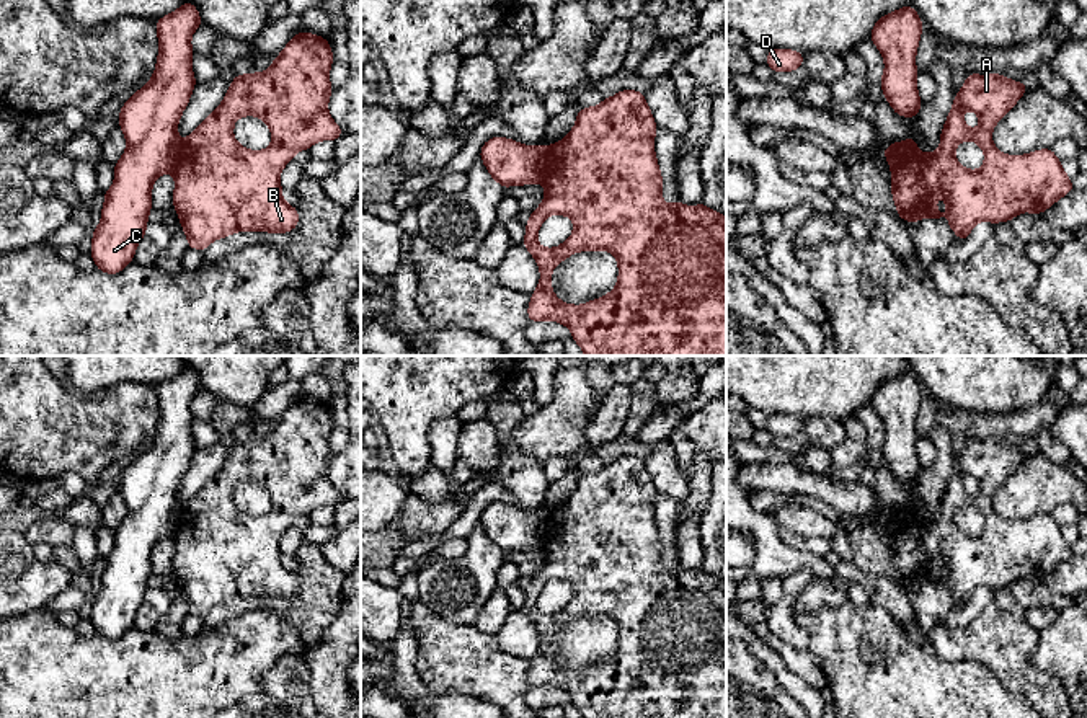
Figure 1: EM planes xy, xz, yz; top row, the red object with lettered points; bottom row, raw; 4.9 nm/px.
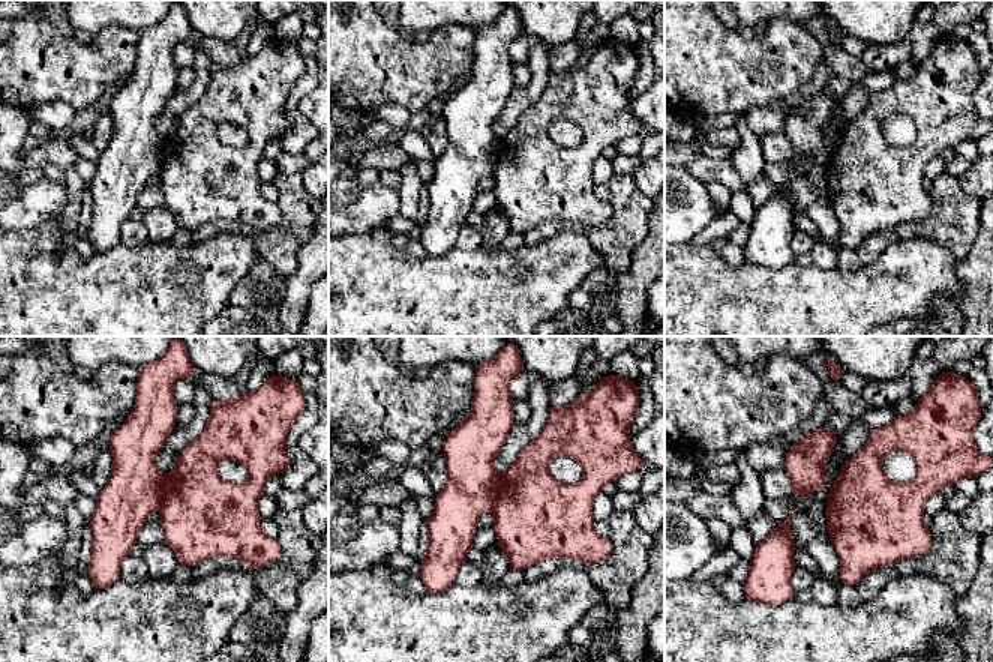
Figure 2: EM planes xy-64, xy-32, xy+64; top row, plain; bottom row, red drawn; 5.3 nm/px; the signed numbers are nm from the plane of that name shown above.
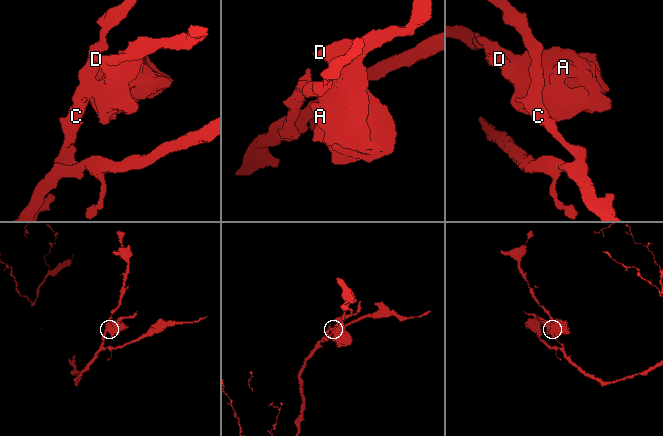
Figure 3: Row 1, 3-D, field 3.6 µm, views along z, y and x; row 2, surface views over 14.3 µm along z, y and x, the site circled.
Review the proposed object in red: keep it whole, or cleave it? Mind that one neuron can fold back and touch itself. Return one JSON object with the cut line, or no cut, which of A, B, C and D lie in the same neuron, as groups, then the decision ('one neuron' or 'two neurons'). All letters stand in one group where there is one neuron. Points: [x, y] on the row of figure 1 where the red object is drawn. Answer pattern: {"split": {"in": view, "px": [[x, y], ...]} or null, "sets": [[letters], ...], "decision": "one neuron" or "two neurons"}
{"split": {"in": "xz", "px": [[545, 149], [541, 181]]}, "sets": [["A", "B", "D"], ["C"]], "decision": "two neurons"}

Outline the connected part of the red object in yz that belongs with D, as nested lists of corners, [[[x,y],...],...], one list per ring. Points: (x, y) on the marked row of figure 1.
[[[770,49],[765,64],[777,72],[795,72],[803,64],[805,54],[793,49]]]

